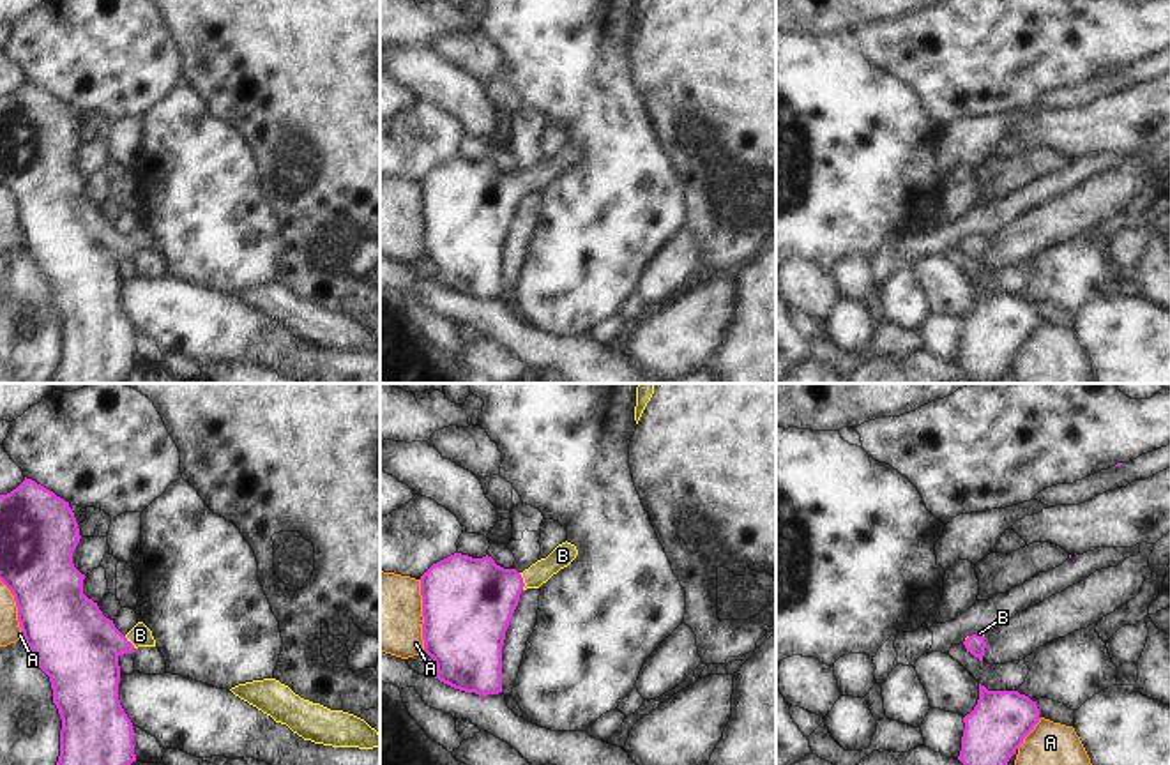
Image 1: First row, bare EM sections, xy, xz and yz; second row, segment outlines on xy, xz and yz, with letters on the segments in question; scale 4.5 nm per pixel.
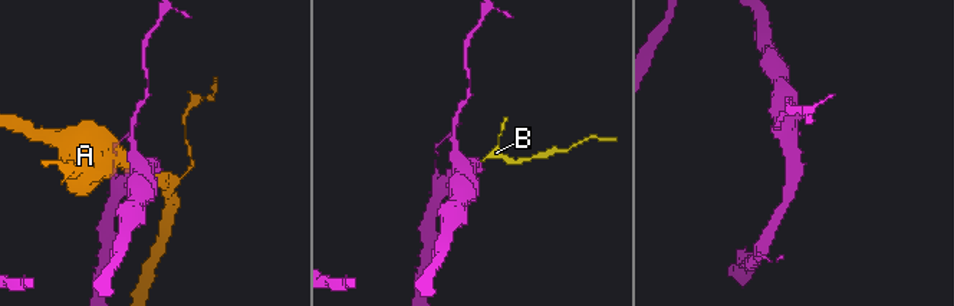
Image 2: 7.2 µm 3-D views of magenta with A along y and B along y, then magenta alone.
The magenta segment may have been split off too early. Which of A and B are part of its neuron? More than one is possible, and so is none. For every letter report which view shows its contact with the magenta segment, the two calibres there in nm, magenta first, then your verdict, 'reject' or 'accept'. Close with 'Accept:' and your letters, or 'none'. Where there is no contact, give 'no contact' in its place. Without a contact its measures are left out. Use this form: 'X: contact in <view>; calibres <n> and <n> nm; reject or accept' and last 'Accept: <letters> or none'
A: contact in xz; calibres 420 and 360 nm; reject
B: contact in xz; calibres 400 and 100 nm; accept
Accept: B

